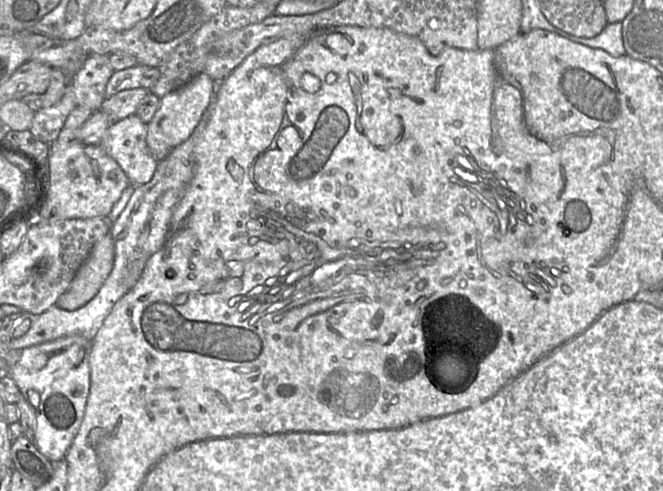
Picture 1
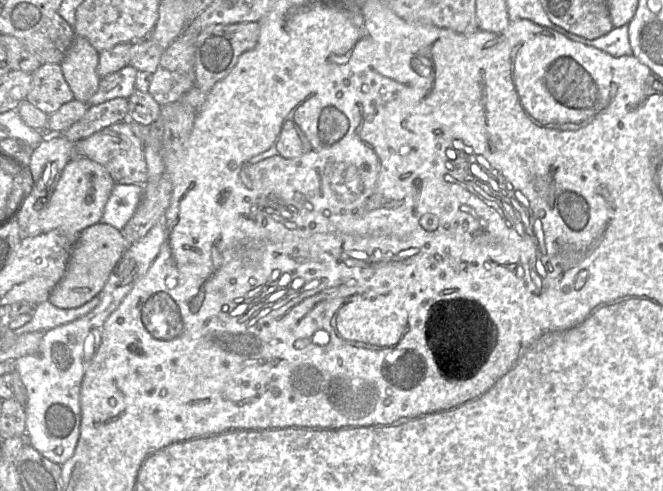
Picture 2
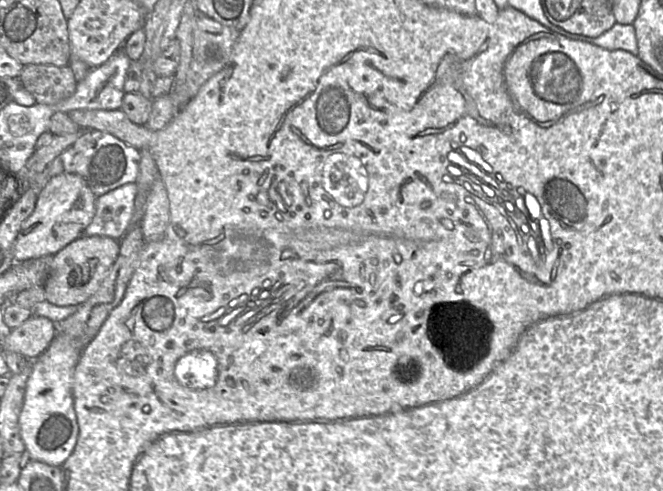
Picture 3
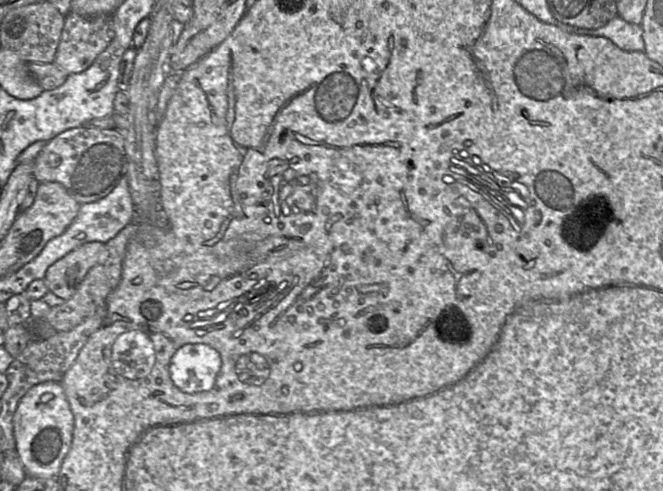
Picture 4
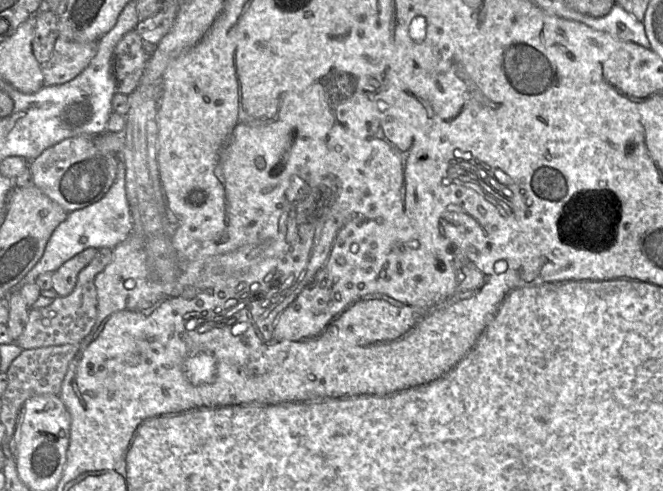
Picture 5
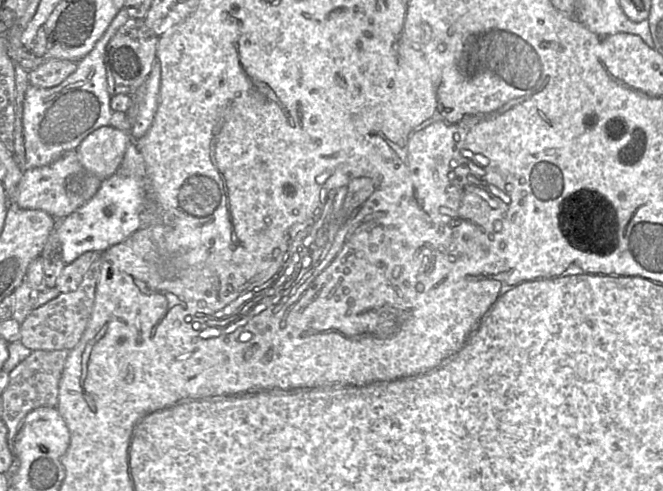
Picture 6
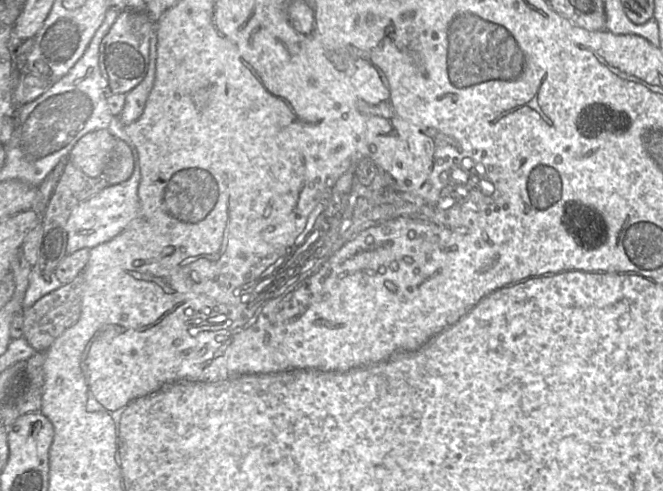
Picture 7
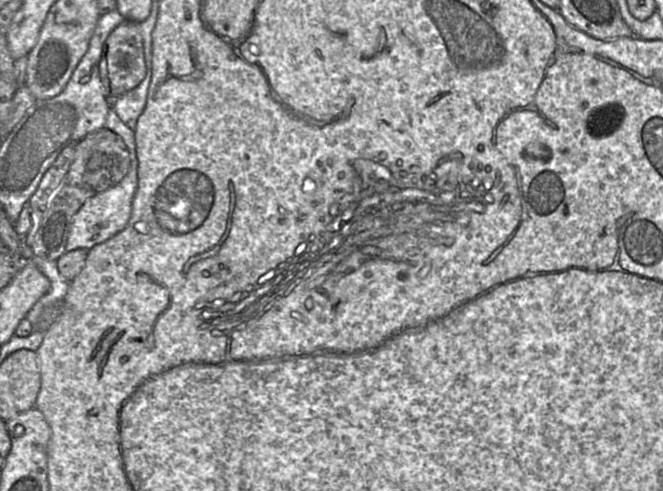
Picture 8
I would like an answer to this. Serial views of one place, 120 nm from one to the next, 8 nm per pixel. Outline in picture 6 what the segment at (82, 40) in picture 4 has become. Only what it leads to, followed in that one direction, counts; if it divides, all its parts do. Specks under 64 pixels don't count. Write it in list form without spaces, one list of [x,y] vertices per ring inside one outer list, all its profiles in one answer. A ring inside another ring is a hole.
[[[46,57],[34,70],[29,71],[29,85],[39,88],[55,87],[62,83],[69,75],[71,75],[76,70],[77,65],[78,62]]]

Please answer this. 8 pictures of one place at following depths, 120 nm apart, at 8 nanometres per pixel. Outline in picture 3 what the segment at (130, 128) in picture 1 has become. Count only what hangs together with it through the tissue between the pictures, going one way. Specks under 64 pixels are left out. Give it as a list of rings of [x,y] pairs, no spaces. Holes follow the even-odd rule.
[[[83,130],[76,142],[48,165],[47,173],[50,177],[62,173],[77,174],[98,198],[124,184],[136,182],[140,160],[141,151],[138,148],[114,135],[99,130]]]

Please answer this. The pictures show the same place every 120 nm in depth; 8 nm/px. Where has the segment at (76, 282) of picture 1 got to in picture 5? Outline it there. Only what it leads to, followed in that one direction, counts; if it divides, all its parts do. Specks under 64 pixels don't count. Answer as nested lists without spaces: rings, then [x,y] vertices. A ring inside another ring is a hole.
[[[87,248],[78,253],[52,273],[52,289],[61,297],[72,293],[78,274],[97,254],[98,249]]]

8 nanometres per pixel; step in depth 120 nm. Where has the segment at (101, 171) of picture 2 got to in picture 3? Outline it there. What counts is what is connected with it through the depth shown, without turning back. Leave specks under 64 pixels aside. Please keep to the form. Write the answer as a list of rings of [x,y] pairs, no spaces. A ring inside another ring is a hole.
[[[62,173],[50,178],[38,193],[34,211],[21,225],[13,247],[14,261],[55,255],[80,237],[93,220],[96,199],[85,180],[77,174]]]

